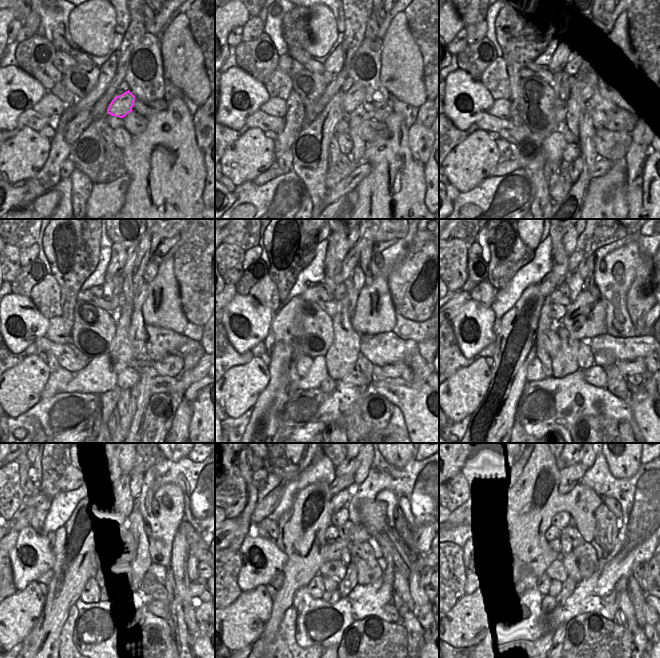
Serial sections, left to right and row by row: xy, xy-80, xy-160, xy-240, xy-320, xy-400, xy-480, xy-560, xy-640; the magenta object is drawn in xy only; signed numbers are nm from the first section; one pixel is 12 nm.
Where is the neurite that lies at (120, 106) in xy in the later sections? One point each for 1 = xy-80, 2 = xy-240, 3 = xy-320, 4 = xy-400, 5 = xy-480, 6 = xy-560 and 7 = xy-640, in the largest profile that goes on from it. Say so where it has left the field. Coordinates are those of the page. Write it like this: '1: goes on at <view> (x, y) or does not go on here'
1: goes on at xy-80 (354, 97)
2: goes on at xy-240 (137, 323)
3: goes on at xy-320 (358, 277)
4: goes on at xy-400 (582, 267)
5: goes on at xy-480 (136, 479)
6: goes on at xy-560 (363, 463)
7: goes on at xy-640 (586, 463)

